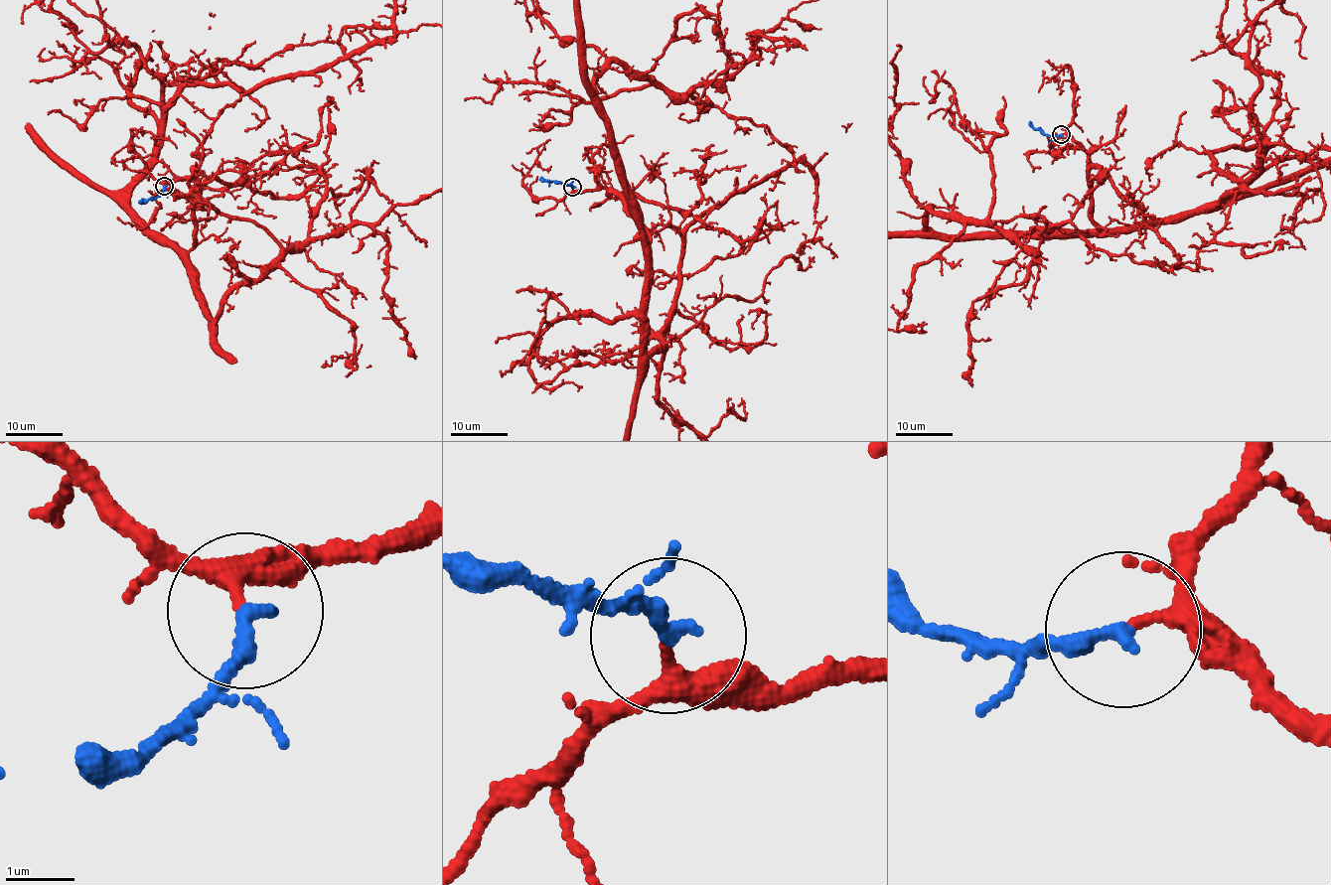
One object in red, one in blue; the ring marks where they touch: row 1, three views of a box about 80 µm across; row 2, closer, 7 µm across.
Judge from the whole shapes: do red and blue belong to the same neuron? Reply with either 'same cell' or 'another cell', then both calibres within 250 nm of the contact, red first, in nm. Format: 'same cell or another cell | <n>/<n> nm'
same cell | 190/260 nm

